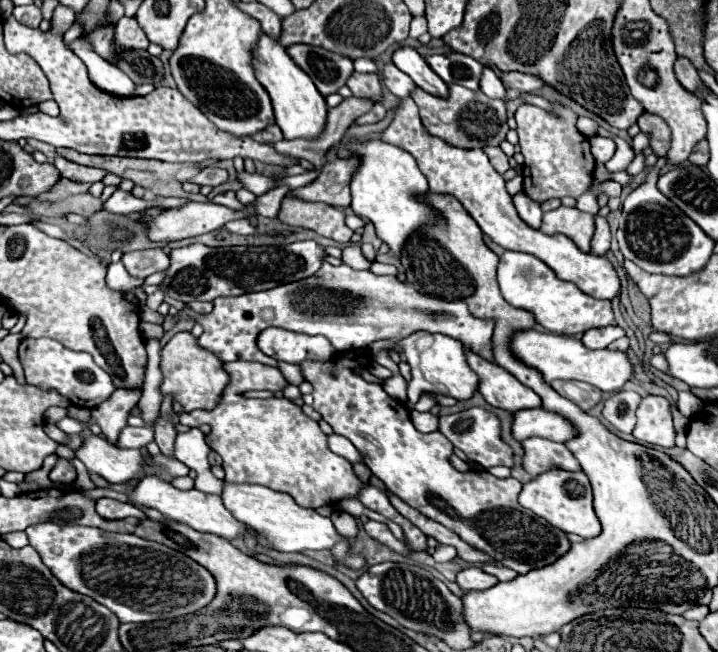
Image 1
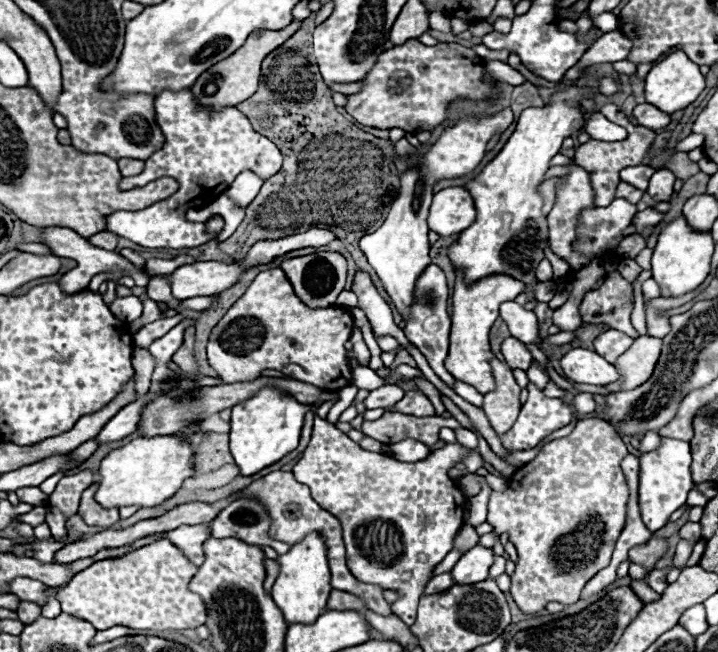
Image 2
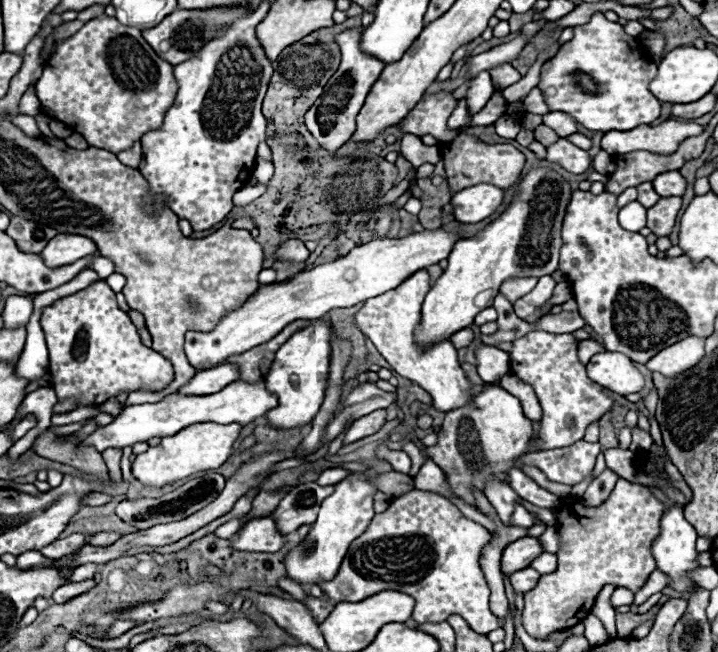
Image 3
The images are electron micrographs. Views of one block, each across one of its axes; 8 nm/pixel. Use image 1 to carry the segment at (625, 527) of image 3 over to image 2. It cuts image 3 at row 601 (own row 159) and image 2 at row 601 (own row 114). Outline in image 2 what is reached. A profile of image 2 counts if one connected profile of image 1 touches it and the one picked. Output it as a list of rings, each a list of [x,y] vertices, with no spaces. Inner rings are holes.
[[[596,418],[580,420],[572,434],[546,442],[532,462],[518,468],[508,480],[508,488],[504,492],[494,490],[490,494],[488,522],[496,532],[508,532],[510,542],[518,550],[510,592],[524,614],[536,616],[550,602],[578,602],[586,582],[610,564],[616,540],[626,526],[630,492],[620,464],[628,454],[626,444],[609,423]]]

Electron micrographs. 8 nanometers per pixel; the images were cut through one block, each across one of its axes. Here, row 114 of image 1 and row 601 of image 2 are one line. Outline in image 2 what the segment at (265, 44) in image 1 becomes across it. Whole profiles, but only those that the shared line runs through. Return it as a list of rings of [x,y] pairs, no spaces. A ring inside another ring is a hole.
[[[312,532],[302,542],[294,544],[288,554],[278,556],[276,560],[280,564],[280,576],[276,578],[272,588],[274,602],[282,610],[288,624],[312,624],[324,612],[332,590],[324,538]]]

